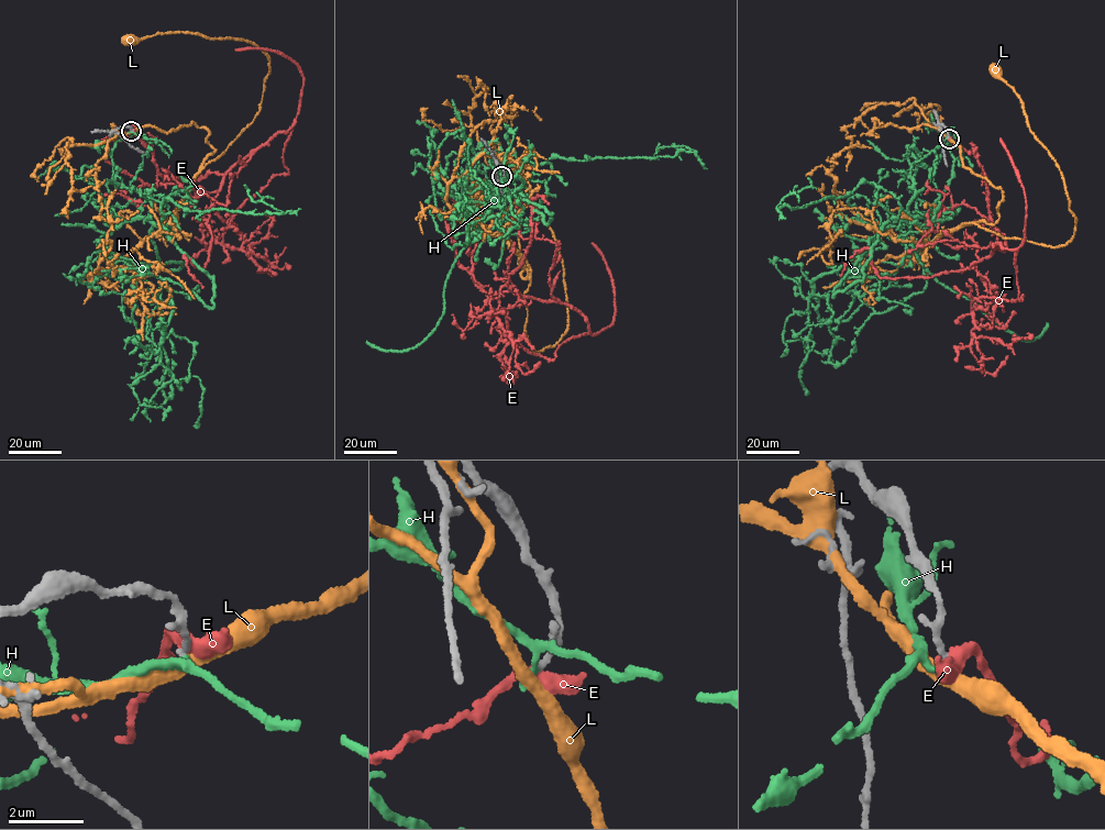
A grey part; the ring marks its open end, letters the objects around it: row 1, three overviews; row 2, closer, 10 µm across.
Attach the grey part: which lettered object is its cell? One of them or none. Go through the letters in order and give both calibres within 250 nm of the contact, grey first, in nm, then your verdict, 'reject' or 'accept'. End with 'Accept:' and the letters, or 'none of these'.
E: calibres 130 and 400 nm; reject
H: calibres 150 and 150 nm; reject
L: calibres 150 and 360 nm; reject
Accept: none of these

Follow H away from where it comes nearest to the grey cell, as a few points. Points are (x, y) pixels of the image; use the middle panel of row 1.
H: (503, 176), (472, 176), (504, 191), (485, 203), (446, 187), (507, 192), (522, 181), (467, 224), (475, 236)

